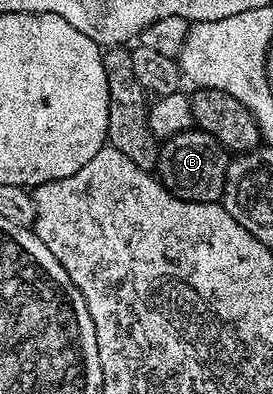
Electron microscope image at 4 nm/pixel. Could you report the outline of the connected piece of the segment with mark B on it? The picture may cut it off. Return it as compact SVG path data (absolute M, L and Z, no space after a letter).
M191 129L176 137L161 140L158 148L157 178L173 195L193 203L216 203L224 193L224 181L231 156L225 147L208 133Z

